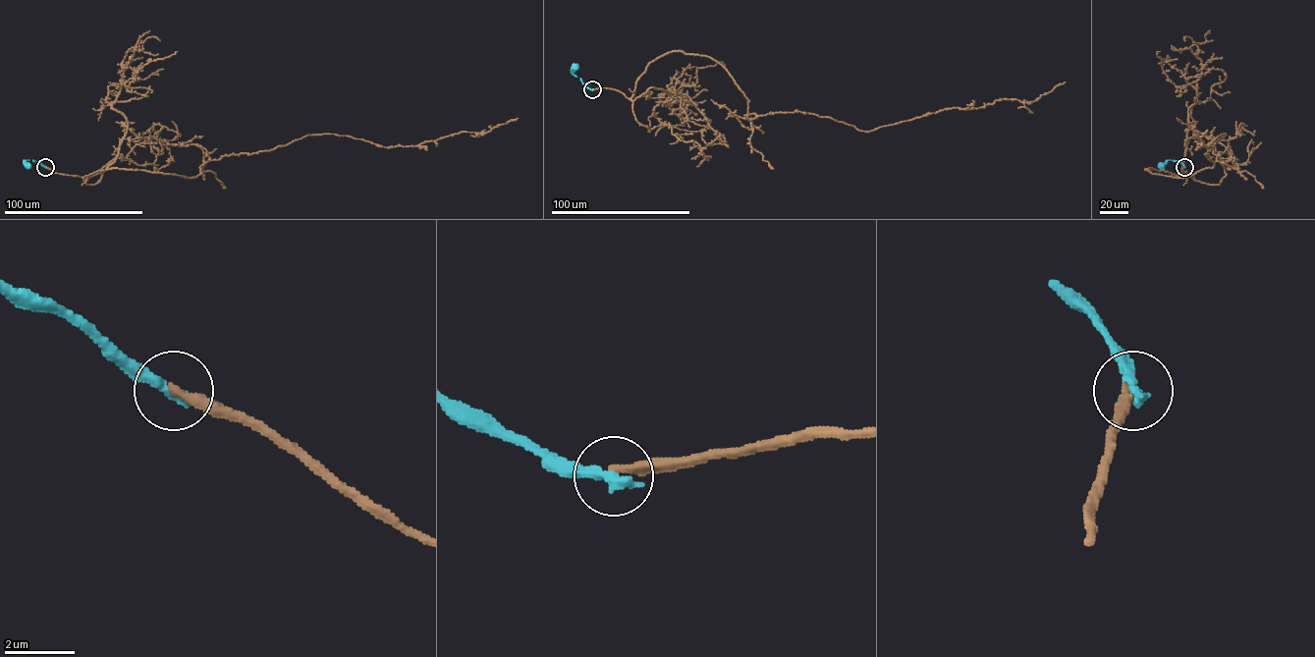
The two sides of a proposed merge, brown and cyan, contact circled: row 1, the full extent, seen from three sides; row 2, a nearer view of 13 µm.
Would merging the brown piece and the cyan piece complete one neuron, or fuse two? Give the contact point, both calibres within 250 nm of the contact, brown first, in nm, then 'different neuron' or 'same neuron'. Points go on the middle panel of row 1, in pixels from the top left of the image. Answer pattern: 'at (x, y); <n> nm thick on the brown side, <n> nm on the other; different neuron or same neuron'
at (592, 89); 280 nm thick on the brown side, 400 nm on the other; different neuron

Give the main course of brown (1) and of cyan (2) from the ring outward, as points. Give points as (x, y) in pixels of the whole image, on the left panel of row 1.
1: (45, 167), (82, 178), (114, 168), (192, 178), (210, 160), (308, 135), (418, 145), (518, 118)
2: (45, 167), (26, 160), (25, 165), (27, 166)

